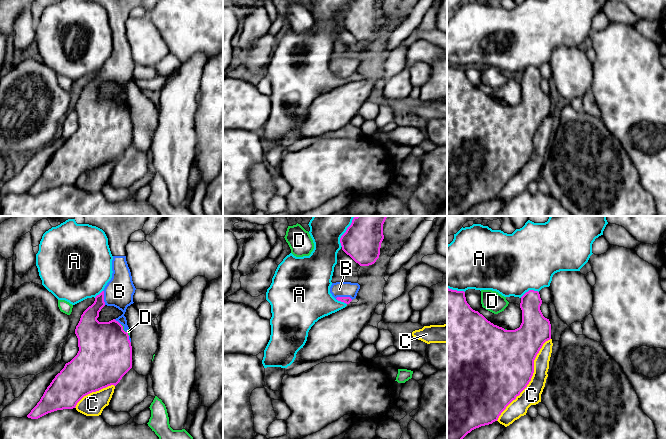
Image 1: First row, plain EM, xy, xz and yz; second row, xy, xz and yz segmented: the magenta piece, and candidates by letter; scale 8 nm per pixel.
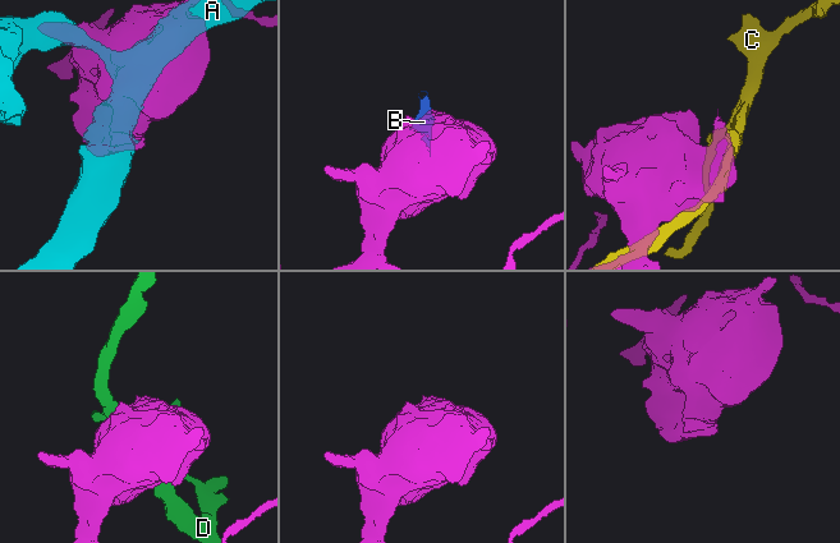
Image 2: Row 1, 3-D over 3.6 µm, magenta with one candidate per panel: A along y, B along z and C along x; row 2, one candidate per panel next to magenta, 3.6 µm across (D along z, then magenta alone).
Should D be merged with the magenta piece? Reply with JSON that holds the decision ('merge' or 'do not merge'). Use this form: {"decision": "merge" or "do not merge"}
{"decision": "do not merge"}

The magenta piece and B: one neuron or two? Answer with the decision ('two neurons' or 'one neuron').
one neuron

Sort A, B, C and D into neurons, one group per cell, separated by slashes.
A / B / C / D

